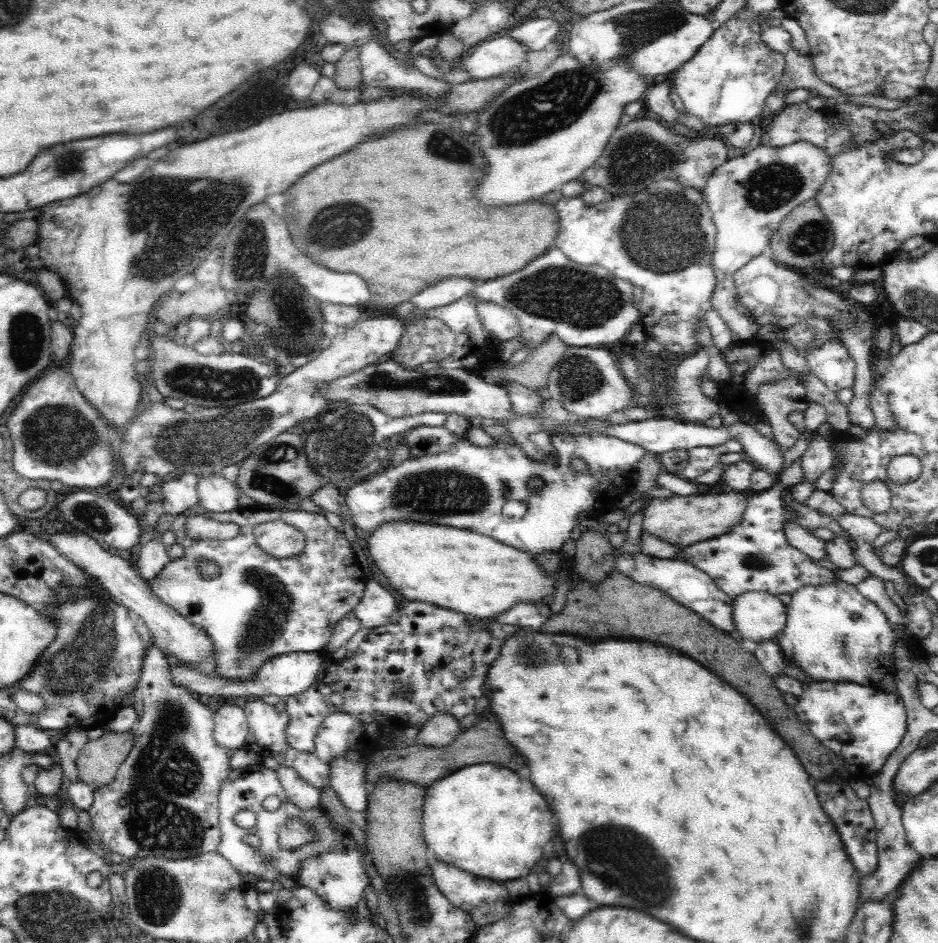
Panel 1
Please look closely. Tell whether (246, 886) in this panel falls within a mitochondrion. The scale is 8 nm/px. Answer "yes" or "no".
no

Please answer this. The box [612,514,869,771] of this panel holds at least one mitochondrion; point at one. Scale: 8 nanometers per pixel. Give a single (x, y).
(754, 561)

